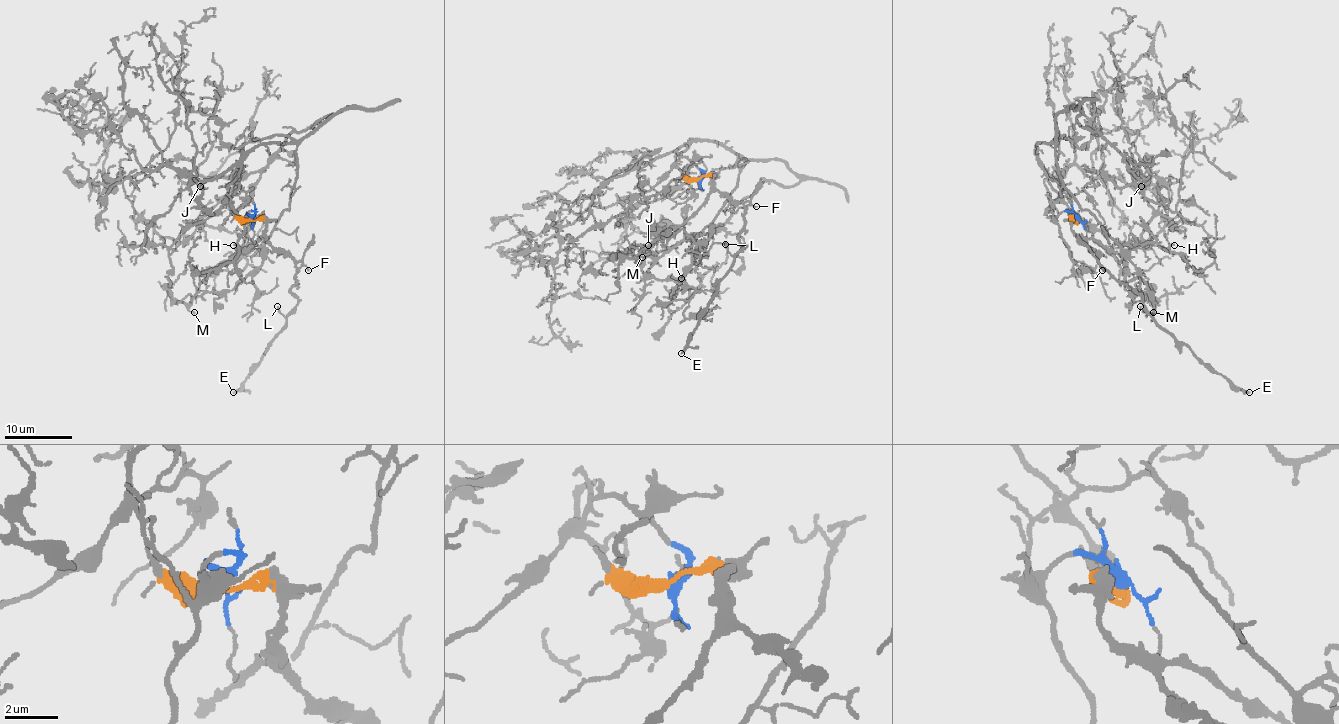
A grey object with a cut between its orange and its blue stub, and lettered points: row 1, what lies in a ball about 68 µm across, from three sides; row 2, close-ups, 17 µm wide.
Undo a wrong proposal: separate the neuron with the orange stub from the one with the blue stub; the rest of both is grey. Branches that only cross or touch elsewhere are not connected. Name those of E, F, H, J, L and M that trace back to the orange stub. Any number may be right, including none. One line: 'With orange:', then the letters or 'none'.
With orange: E, F, L

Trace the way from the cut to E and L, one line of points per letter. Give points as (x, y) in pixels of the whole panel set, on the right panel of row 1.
E: (1075, 218), (1071, 228), (1119, 282), (1124, 282), (1142, 297), (1142, 306), (1152, 318), (1206, 365), (1250, 392)
L: (1075, 218), (1071, 228), (1119, 282), (1124, 282), (1142, 297), (1142, 304), (1151, 316), (1140, 306)

